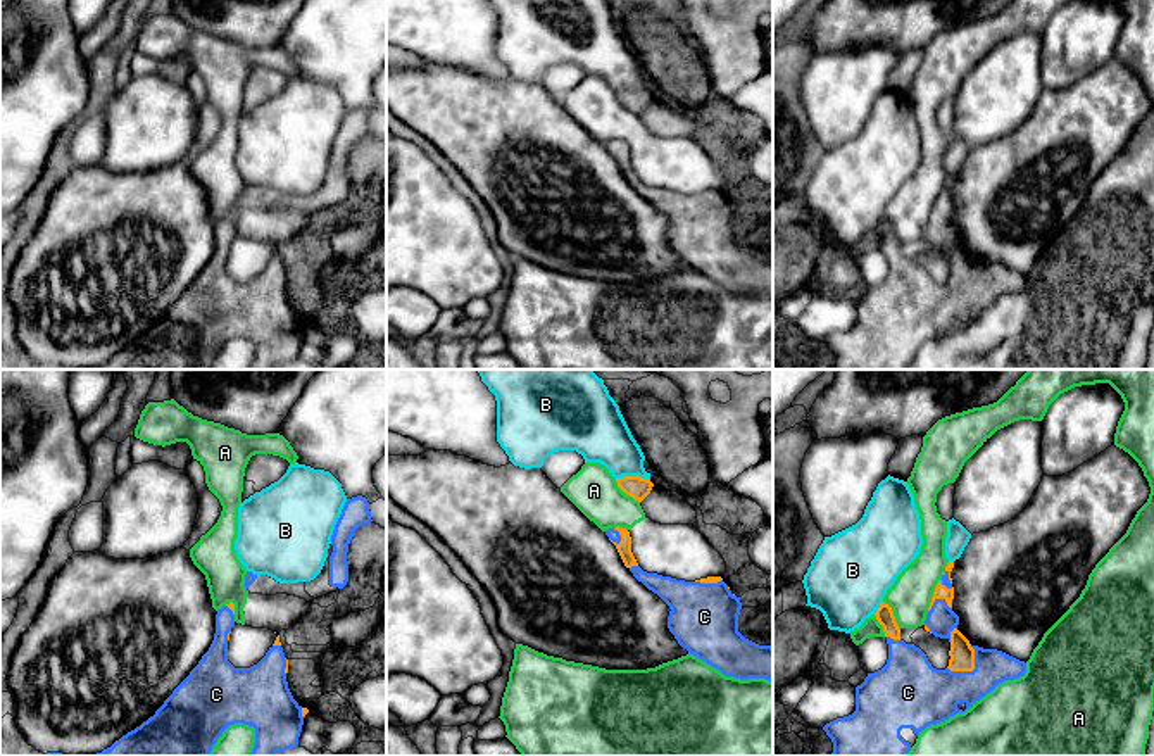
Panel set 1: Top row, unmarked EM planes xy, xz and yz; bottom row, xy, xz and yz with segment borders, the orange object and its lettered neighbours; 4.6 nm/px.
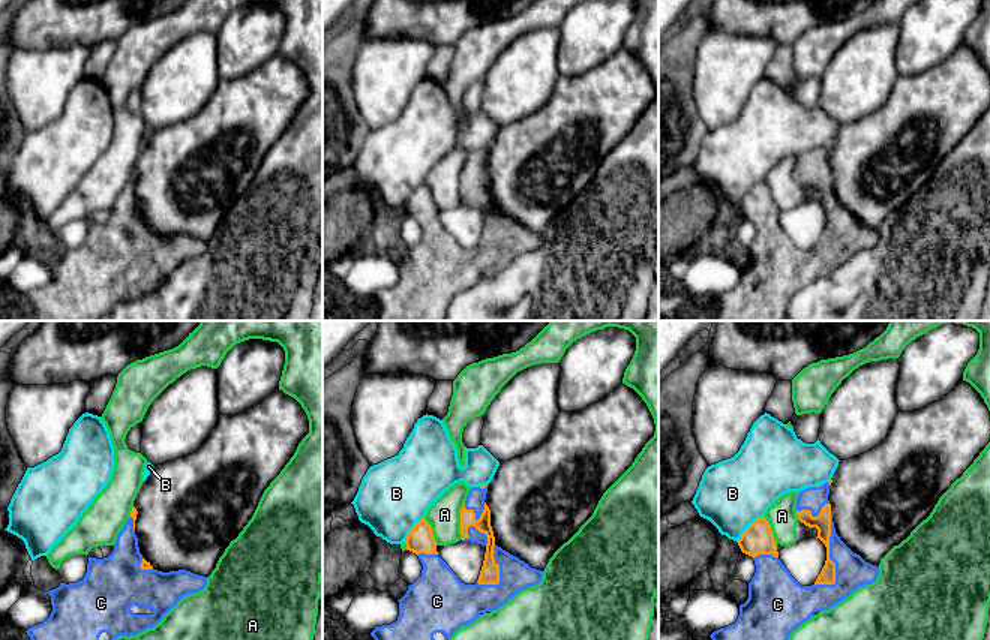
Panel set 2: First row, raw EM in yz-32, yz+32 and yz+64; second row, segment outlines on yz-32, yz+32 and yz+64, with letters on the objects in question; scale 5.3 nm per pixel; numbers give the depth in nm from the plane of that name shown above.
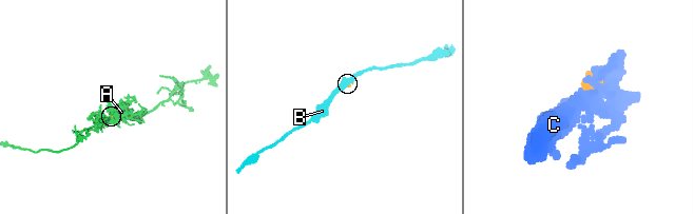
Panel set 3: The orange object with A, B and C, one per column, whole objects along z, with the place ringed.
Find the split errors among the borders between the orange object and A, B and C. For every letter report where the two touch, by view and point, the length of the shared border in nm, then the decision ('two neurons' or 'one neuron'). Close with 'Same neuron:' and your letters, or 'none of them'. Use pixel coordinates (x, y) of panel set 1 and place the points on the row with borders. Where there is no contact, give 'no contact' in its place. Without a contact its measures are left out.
A: yz (934, 594) | 170 nm | two neurons
B: xz (633, 477) | 160 nm | two neurons
C: yz (970, 670) | 160 nm | one neuron
Same neuron: C

